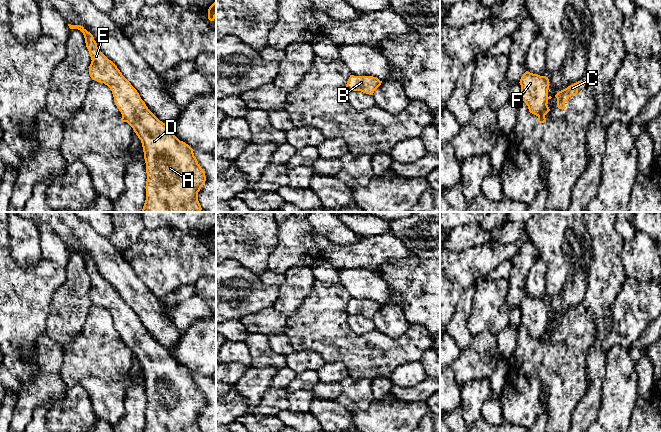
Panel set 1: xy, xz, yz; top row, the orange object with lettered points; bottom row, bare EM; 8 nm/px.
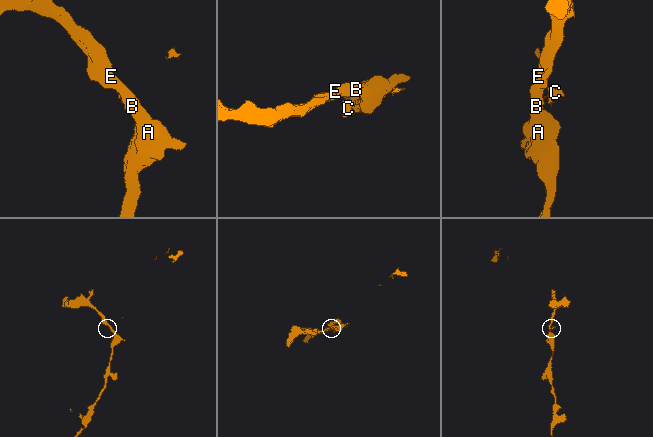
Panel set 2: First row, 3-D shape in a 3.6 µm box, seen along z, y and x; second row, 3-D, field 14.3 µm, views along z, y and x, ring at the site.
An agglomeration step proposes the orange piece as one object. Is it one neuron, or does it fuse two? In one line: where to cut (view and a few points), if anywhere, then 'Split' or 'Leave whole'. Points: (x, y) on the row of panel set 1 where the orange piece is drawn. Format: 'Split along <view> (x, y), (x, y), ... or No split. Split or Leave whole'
Split along yz (547, 105), (538, 116). Split

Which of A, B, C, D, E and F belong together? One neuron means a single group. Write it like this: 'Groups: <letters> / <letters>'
Groups: A B D E F / C

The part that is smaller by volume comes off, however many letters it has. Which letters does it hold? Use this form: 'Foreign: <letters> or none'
Foreign: C

